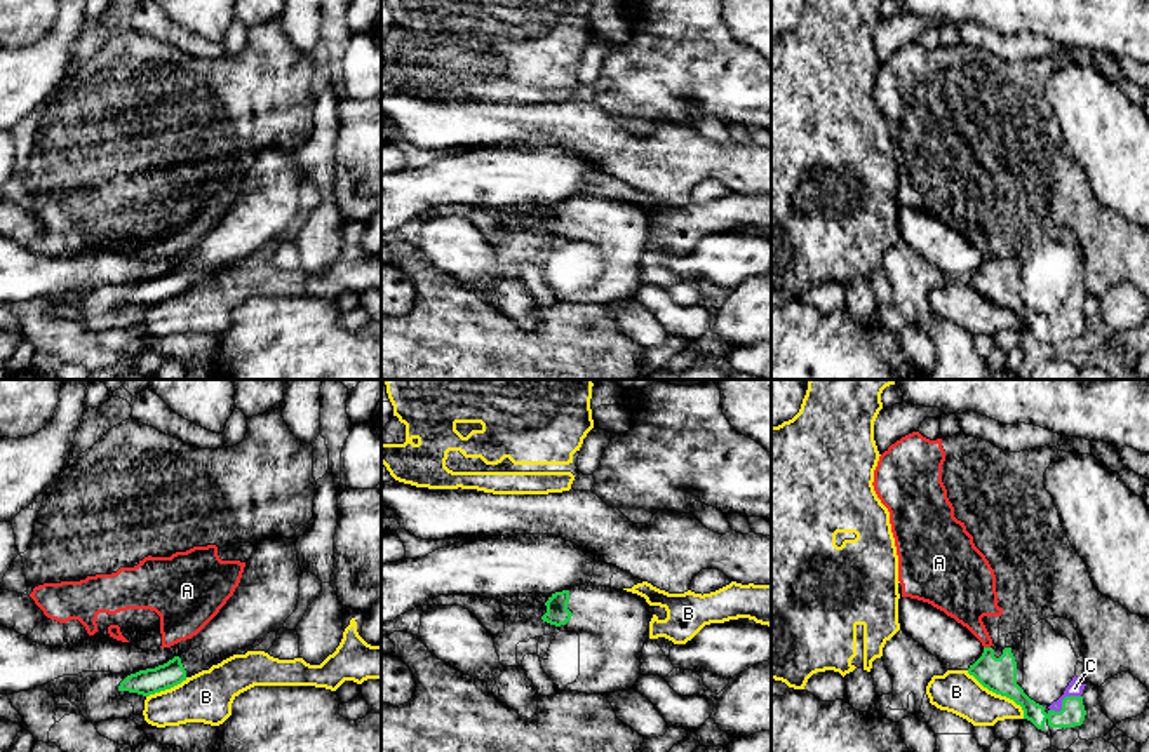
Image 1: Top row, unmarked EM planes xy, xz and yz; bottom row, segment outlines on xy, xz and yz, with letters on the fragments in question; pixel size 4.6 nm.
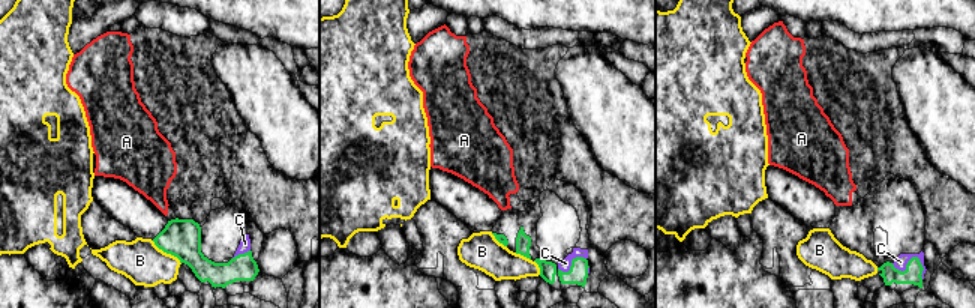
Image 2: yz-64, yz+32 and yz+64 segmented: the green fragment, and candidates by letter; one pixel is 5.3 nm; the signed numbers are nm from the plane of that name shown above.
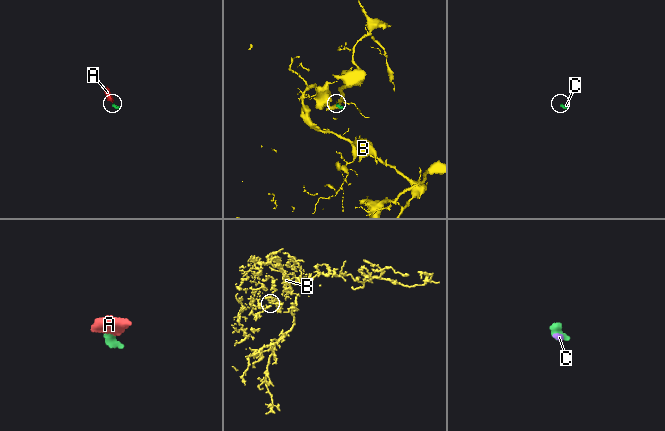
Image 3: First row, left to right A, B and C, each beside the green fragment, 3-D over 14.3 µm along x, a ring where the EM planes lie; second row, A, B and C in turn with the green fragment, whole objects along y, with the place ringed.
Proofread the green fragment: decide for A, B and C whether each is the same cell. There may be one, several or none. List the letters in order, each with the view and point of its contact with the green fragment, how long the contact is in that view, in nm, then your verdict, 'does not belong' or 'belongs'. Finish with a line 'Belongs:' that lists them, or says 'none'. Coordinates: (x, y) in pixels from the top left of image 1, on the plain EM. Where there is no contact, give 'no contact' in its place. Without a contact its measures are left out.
A: meets green in yz at (987, 258); contact 30 nm long; does not belong
B: meets green in yz at (1000, 303); contact 340 nm long; does not belong
C: meets green in yz at (1062, 312); contact 160 nm long; belongs
Belongs: C

